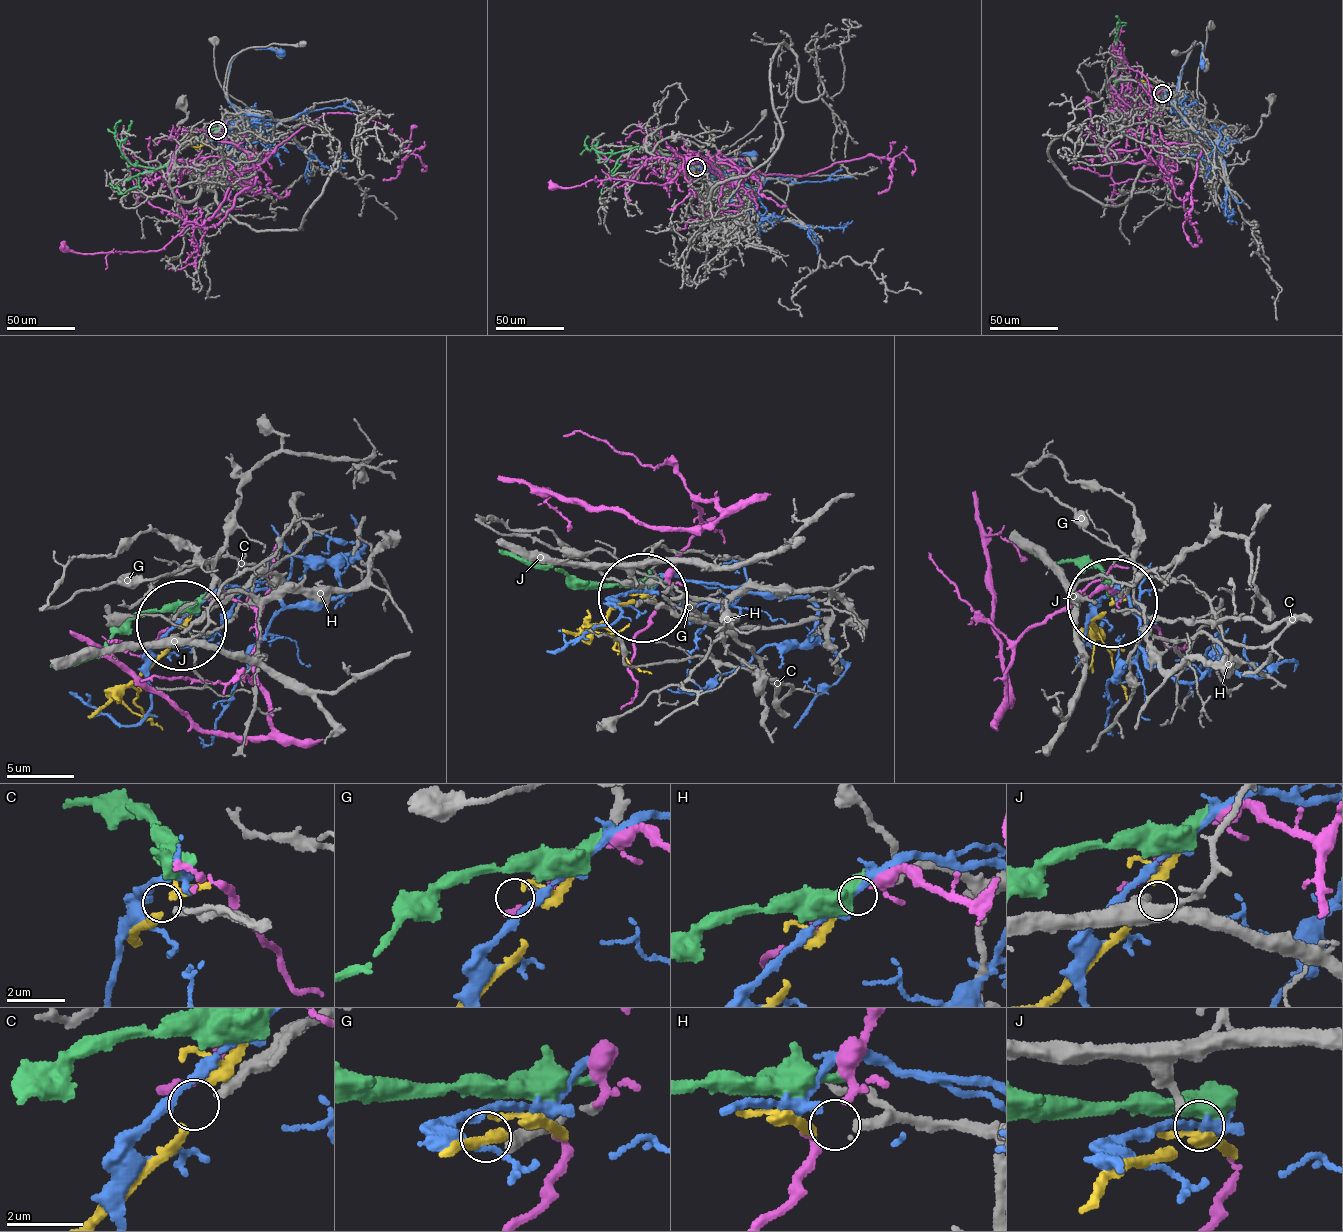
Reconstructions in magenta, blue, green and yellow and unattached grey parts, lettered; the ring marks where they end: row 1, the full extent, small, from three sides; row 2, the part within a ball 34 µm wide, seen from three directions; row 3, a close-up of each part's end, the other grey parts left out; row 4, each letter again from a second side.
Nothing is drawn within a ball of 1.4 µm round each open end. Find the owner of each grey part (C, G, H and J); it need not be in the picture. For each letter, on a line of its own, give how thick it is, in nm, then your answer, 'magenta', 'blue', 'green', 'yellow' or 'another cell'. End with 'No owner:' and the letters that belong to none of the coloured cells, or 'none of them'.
C: calibre 240 nm; another cell
G: calibre 280 nm; another cell
H: calibre 240 nm; yellow
J: calibre 200 nm; another cell
No owner: C, G, J

